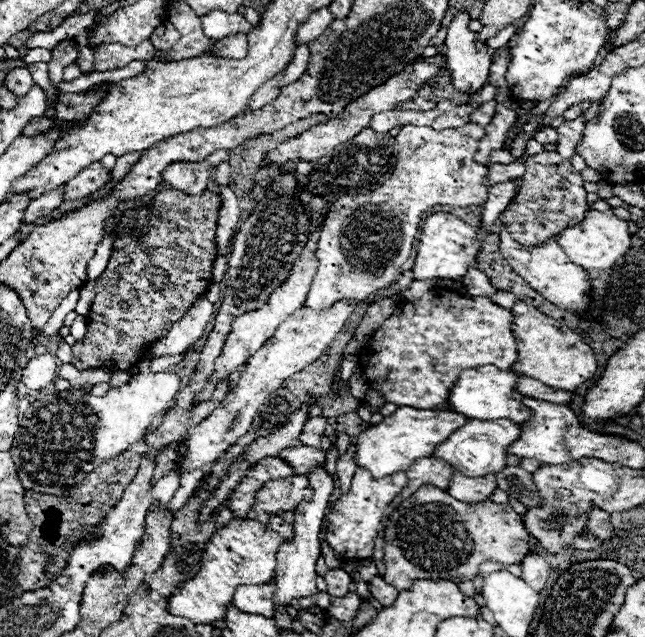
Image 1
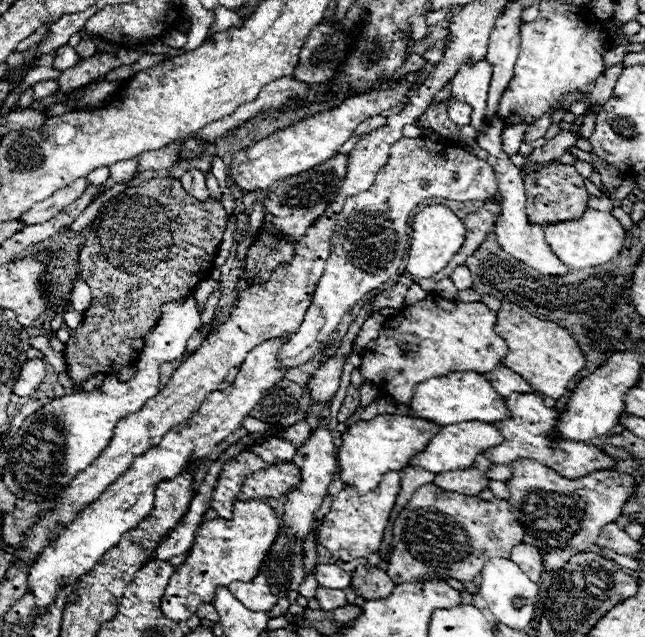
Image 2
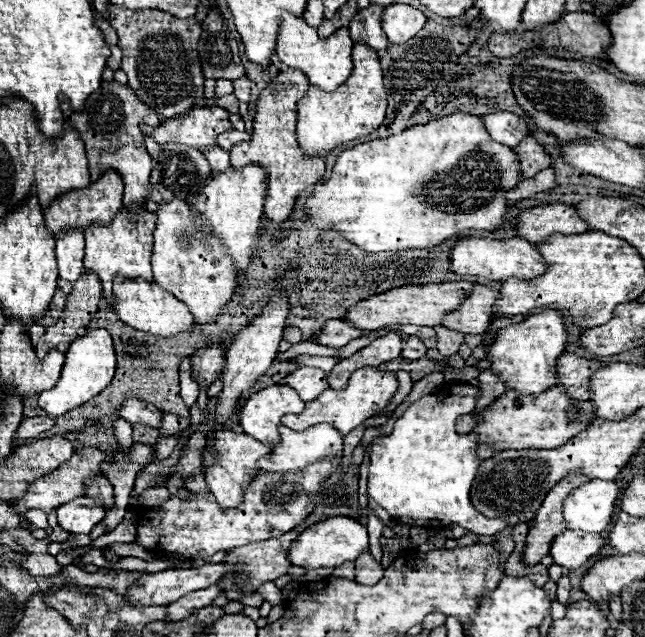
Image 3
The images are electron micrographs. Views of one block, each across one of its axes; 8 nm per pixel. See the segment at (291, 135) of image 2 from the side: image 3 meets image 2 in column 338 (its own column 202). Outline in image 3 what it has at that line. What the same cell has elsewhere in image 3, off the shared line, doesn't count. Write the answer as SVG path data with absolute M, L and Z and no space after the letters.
M192 106L184 116L162 120L160 126L140 126L158 144L184 144L190 148L214 146L218 134L232 130L228 112L220 106Z

